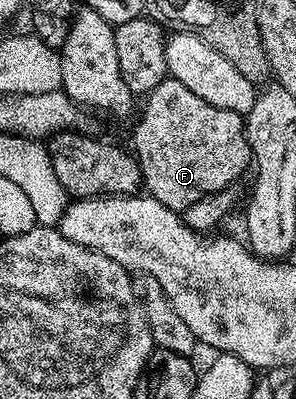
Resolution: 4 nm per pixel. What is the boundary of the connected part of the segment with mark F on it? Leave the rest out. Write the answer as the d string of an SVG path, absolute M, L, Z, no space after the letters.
M165 79L158 83L158 87L154 87L151 93L147 94L146 100L148 101L144 105L144 111L140 115L140 122L136 125L136 130L132 133L132 145L131 148L134 150L134 156L137 161L140 163L140 175L142 178L143 188L146 190L147 196L153 197L154 199L158 199L158 203L162 203L166 207L170 207L171 209L177 211L183 211L186 207L190 207L190 203L198 203L198 199L206 199L208 195L214 195L215 193L221 193L223 189L235 186L237 184L236 180L239 179L240 176L243 175L244 172L249 172L250 166L253 164L254 158L252 155L252 148L248 146L248 140L246 139L246 131L244 130L244 117L239 113L235 113L234 111L226 111L226 107L214 107L214 103L206 103L206 99L201 99L199 95L194 95L194 91L190 91L190 87L182 87L182 83L178 83L177 81L173 81L171 79Z

